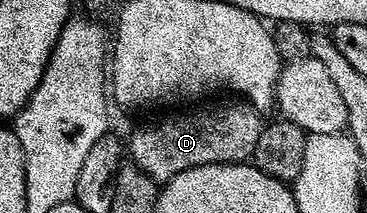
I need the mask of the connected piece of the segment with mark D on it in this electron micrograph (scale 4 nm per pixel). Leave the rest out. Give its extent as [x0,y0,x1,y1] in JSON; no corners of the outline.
[129,103,265,182]

